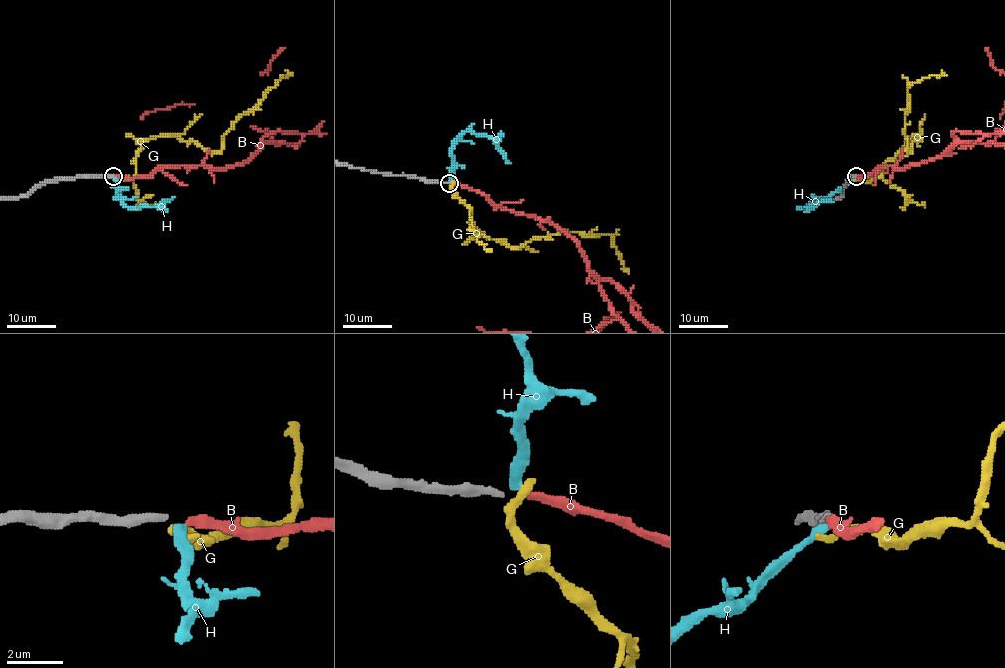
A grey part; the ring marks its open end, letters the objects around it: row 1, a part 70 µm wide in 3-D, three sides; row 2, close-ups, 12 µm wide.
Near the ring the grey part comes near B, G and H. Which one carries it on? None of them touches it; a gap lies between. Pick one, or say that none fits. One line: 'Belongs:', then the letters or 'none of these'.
Belongs: B

